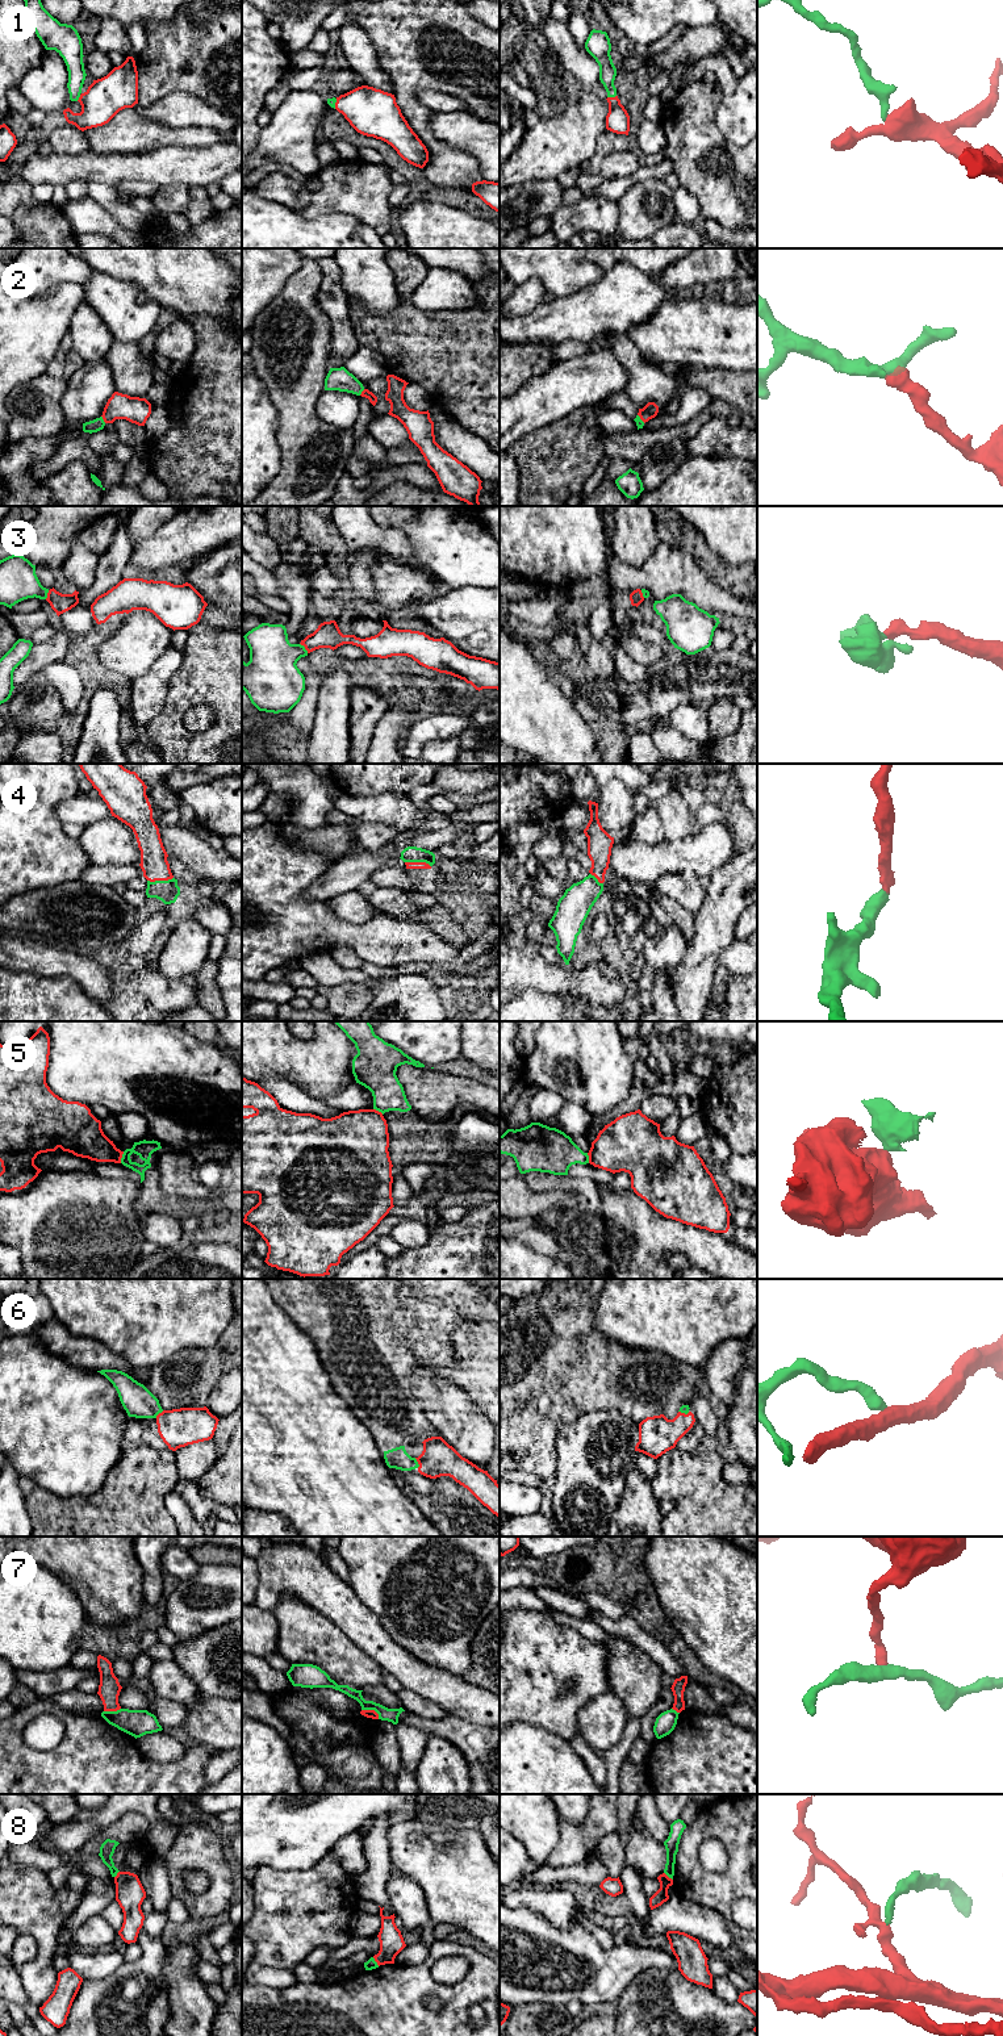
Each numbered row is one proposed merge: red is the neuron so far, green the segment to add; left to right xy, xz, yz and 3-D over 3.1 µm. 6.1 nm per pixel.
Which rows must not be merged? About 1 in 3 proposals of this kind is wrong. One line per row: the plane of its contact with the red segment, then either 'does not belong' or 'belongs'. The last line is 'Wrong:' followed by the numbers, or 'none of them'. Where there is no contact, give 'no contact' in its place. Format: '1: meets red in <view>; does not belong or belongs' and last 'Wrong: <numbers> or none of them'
1: meets red in yz; belongs
2: meets red in xy; belongs
3: meets red in xz; belongs
4: meets red in xy; belongs
5: meets red in xy; does not belong
6: meets red in xz; belongs
7: meets red in xz; does not belong
8: meets red in xz; does not belong
Wrong: 5, 7, 8

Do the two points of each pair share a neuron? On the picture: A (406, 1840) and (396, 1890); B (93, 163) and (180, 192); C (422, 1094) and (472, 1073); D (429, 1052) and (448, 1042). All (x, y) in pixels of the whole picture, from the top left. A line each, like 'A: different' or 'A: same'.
A: different
B: different
C: different
D: same

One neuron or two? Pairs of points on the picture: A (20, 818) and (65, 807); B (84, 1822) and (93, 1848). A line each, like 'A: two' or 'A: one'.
A: two
B: two

